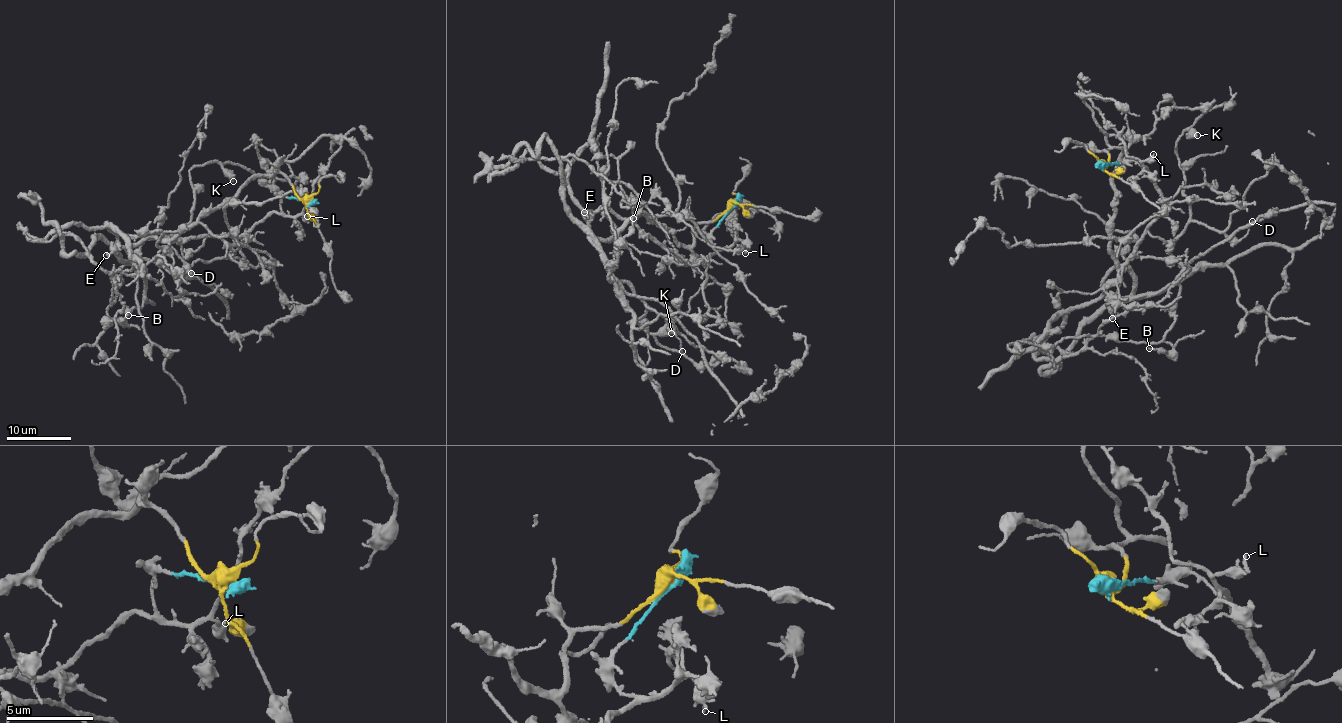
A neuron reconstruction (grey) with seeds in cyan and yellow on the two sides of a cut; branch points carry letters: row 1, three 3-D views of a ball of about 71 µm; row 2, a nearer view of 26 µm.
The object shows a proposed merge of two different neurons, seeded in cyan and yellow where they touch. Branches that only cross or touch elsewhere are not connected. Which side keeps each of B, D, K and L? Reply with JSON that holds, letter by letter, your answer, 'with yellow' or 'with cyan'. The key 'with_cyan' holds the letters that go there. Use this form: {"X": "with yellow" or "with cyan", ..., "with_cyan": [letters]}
{"B": "with yellow", "D": "with yellow", "K": "with yellow", "L": "with cyan", "with_cyan": ["L"]}

